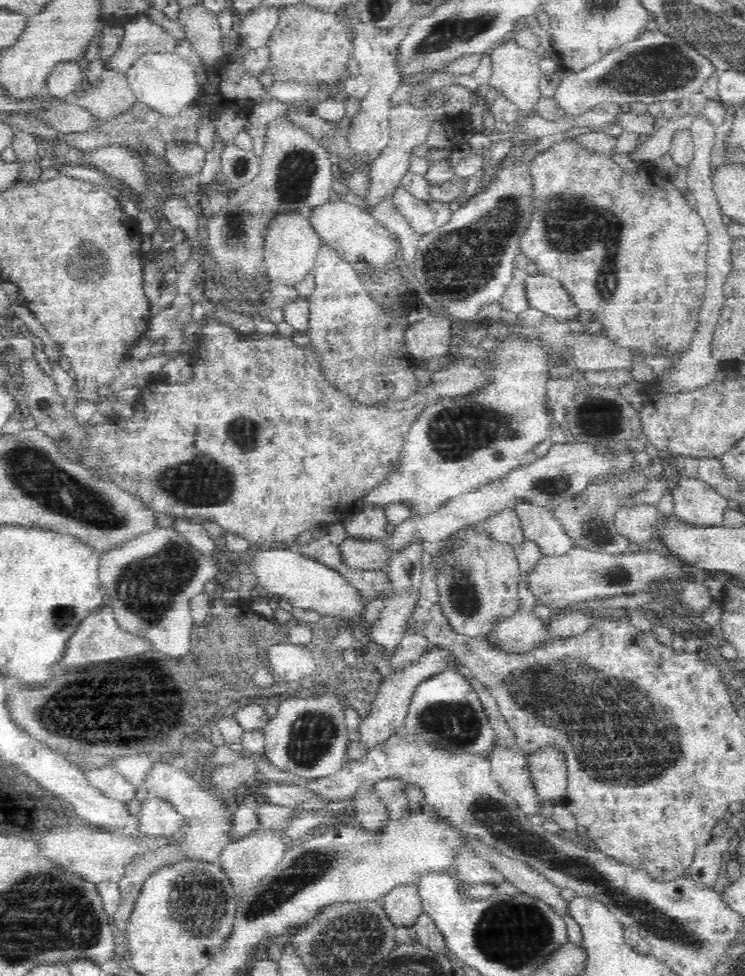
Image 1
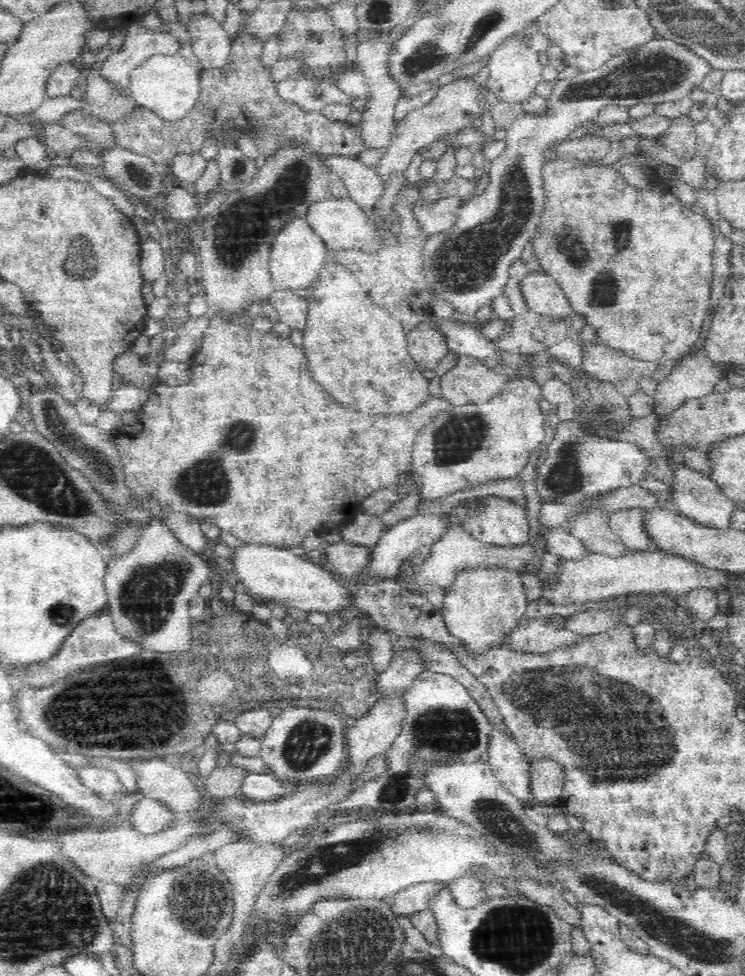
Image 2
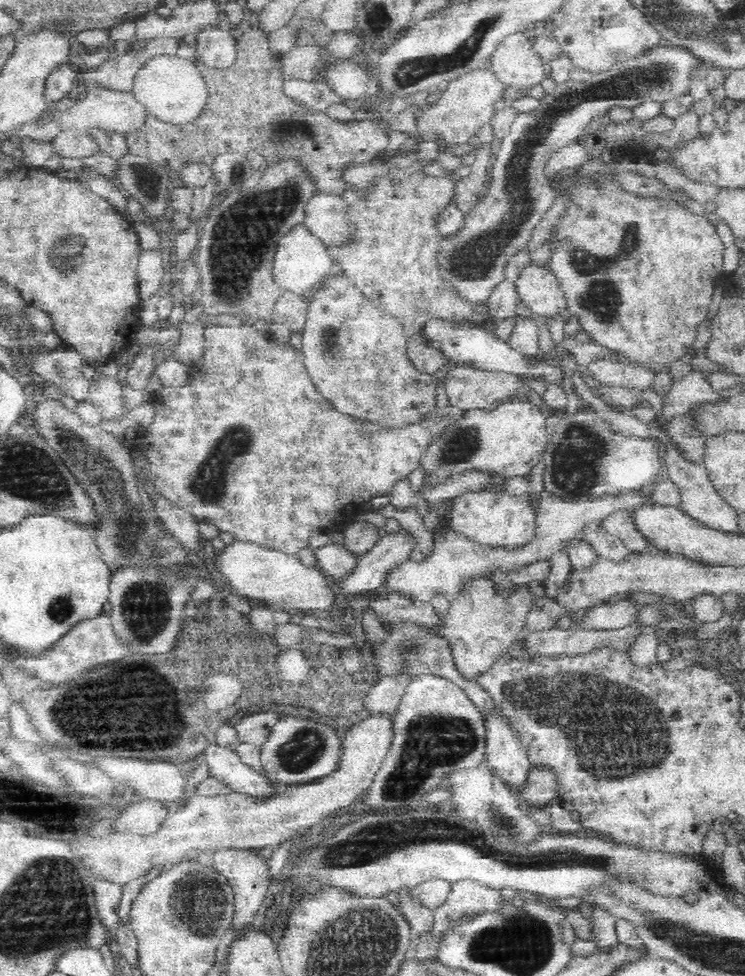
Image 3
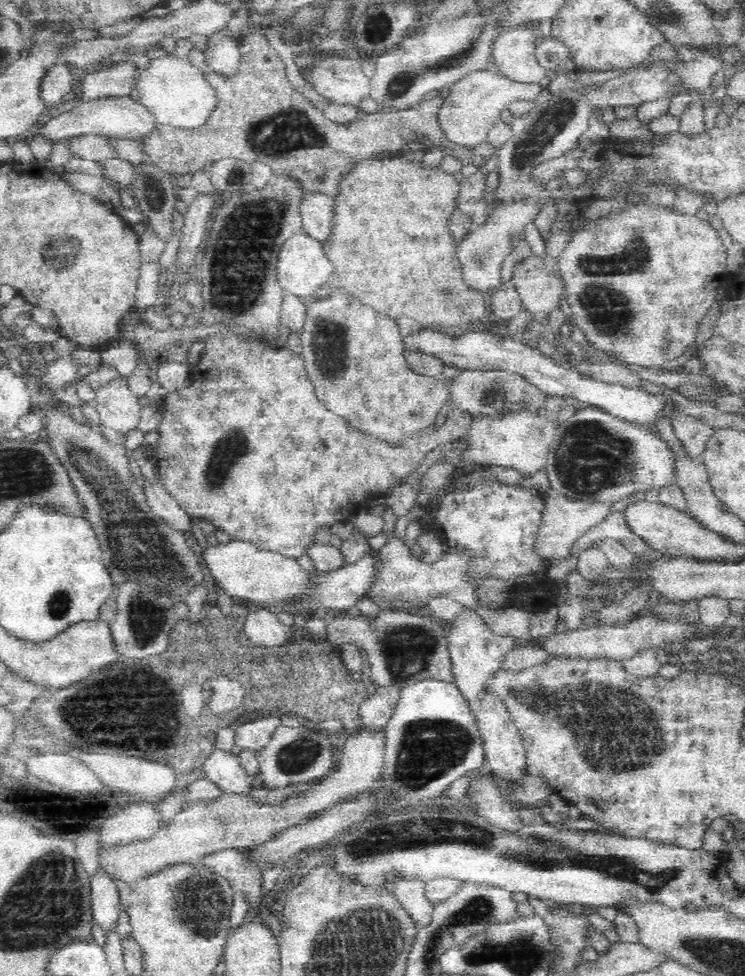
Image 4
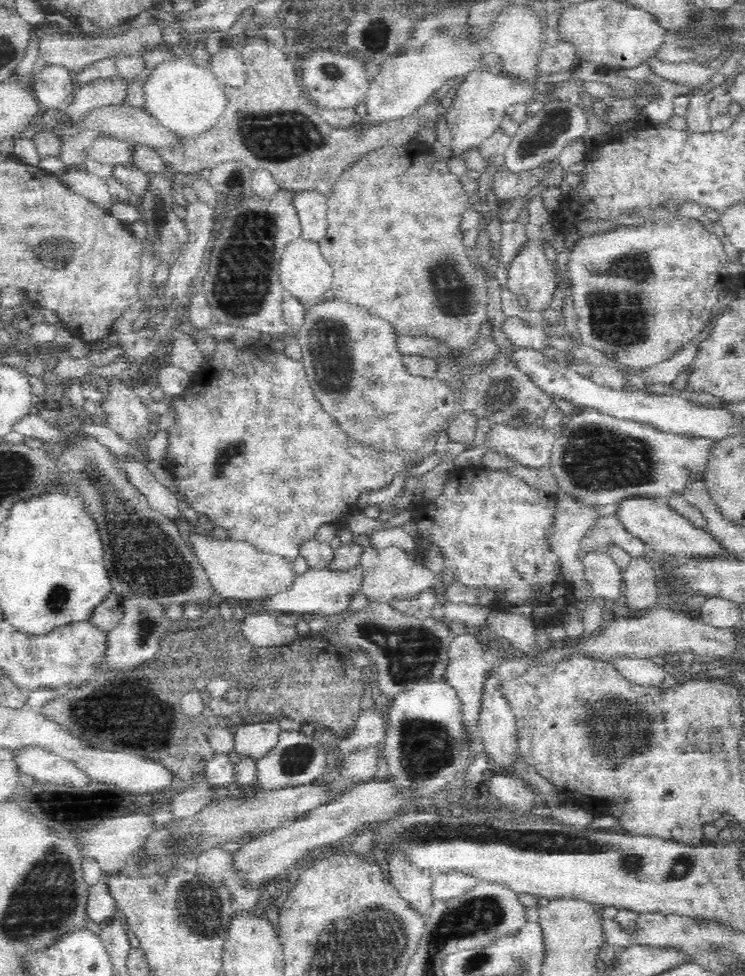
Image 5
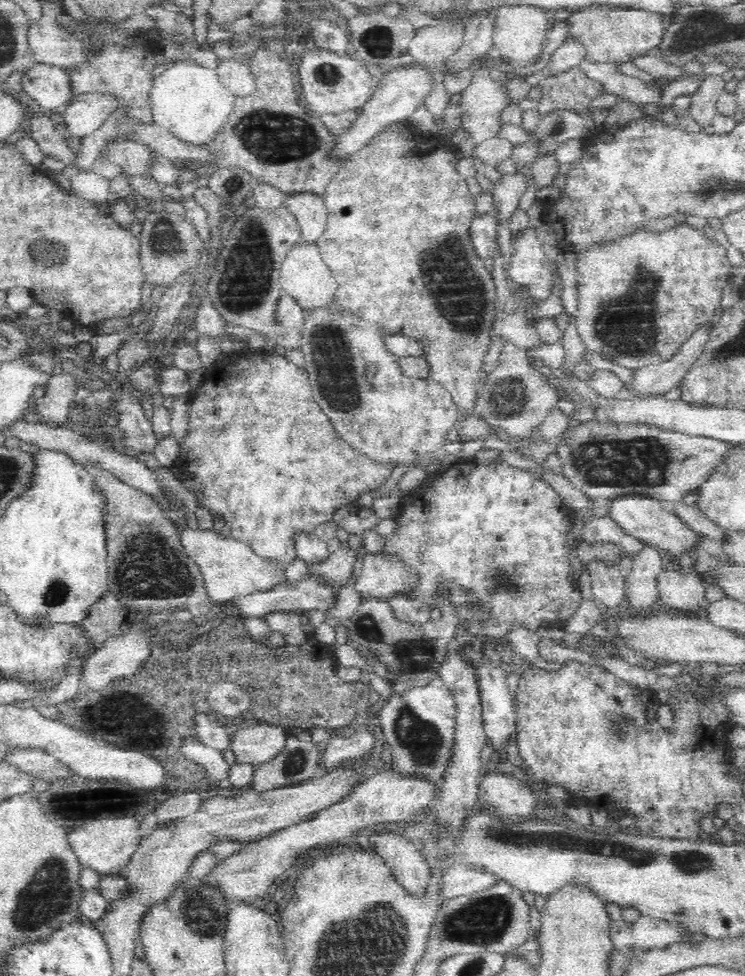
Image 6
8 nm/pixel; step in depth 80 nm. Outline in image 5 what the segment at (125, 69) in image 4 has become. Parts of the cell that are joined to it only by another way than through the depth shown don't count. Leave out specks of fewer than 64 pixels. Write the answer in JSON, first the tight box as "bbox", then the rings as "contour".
{"bbox":[63,76,130,121],"contour":[[[111,76],[88,82],[76,87],[72,104],[63,108],[70,119],[81,121],[84,116],[98,106],[122,104],[130,87],[129,81],[124,76]]]}

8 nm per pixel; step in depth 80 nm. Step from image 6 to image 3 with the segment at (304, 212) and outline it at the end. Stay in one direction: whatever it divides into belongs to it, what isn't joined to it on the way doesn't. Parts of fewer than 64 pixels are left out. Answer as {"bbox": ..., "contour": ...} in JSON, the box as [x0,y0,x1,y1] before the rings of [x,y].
{"bbox":[303,192,358,248],"contour":[[[318,192],[305,209],[303,221],[328,248],[342,248],[357,240],[358,225],[351,217],[350,202],[343,195]]]}

